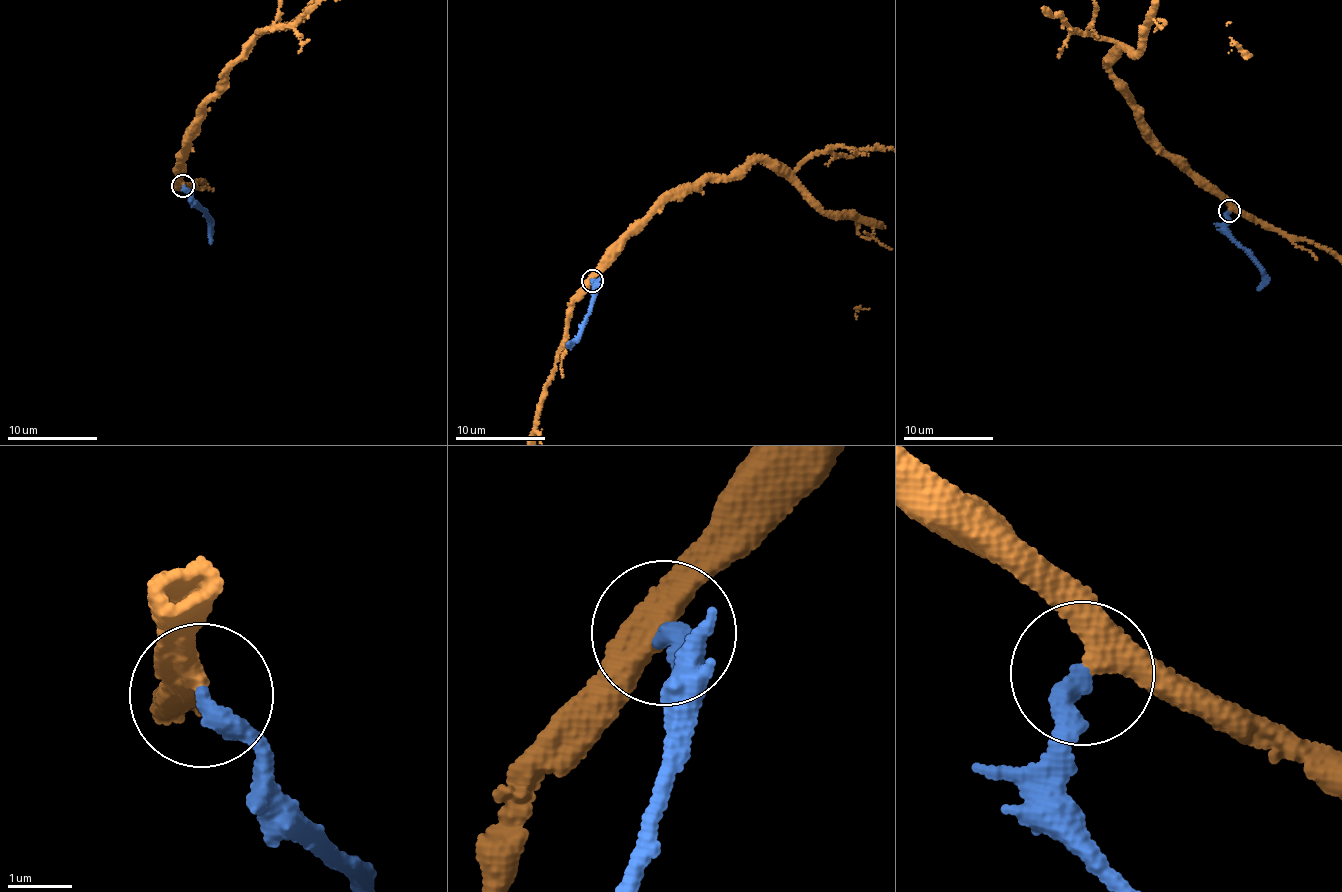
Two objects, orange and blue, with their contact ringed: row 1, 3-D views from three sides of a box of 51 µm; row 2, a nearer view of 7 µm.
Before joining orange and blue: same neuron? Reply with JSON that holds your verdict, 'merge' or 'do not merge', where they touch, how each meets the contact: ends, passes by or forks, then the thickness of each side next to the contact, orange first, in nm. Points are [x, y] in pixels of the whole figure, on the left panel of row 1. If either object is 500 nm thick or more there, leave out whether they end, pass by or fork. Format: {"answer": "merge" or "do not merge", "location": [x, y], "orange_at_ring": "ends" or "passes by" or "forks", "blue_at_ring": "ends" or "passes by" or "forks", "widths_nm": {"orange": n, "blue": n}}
{"answer": "merge", "location": [182, 185], "orange_at_ring": "passes by", "blue_at_ring": "ends", "widths_nm": {"orange": 400, "blue": 360}}

